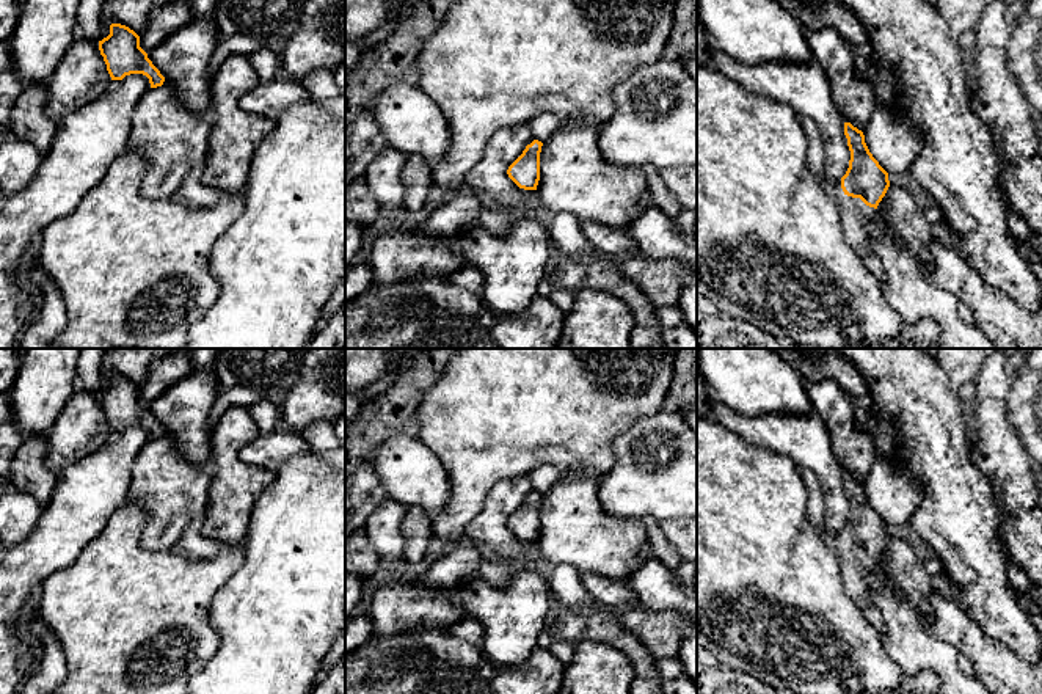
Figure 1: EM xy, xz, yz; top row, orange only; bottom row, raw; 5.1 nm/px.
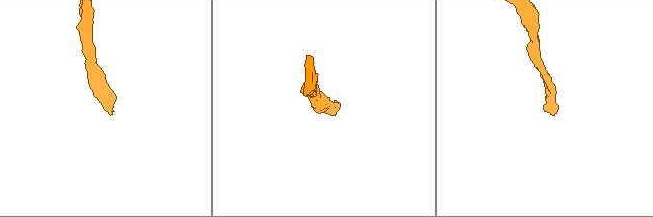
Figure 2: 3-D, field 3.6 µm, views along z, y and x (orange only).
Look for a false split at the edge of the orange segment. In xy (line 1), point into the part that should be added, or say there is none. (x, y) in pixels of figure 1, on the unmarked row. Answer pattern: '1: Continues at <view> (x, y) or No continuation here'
1: No continuation here

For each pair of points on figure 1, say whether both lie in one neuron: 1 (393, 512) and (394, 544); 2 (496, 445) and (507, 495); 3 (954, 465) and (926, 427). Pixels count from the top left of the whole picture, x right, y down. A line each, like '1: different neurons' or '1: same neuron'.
1: same neuron
2: different neurons
3: same neuron

